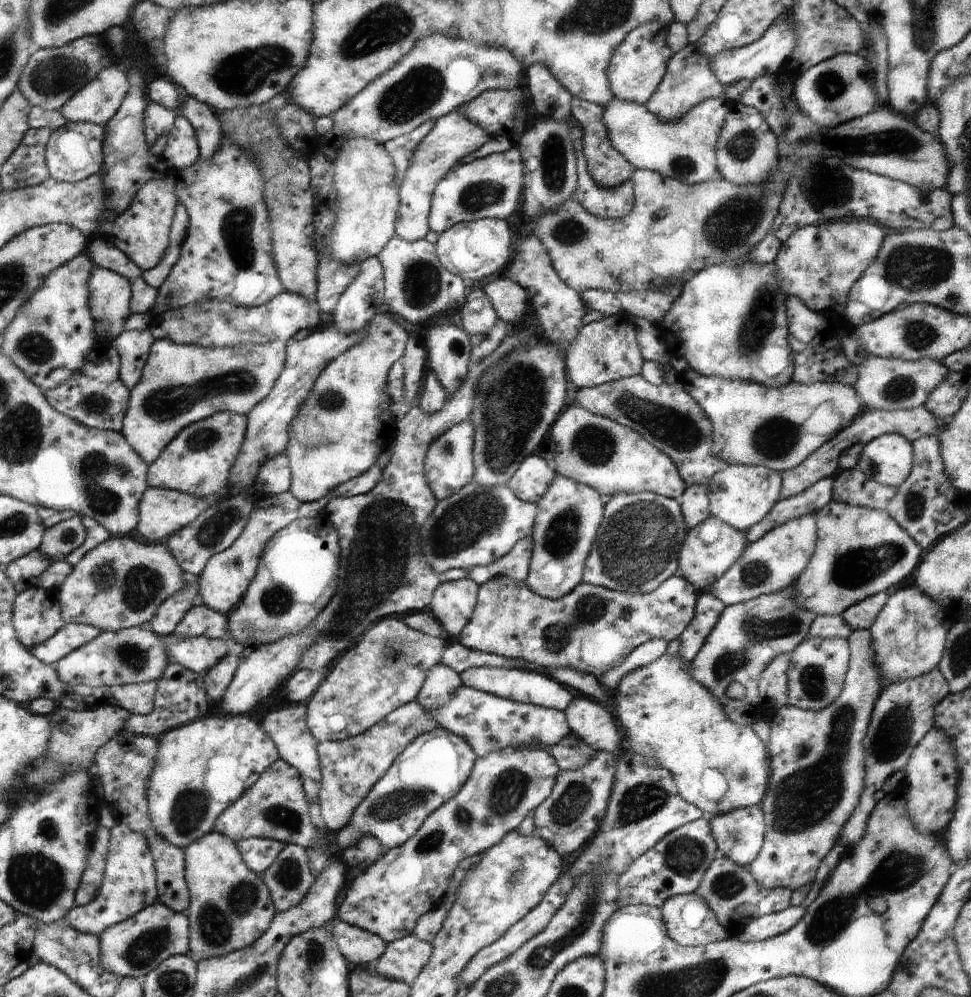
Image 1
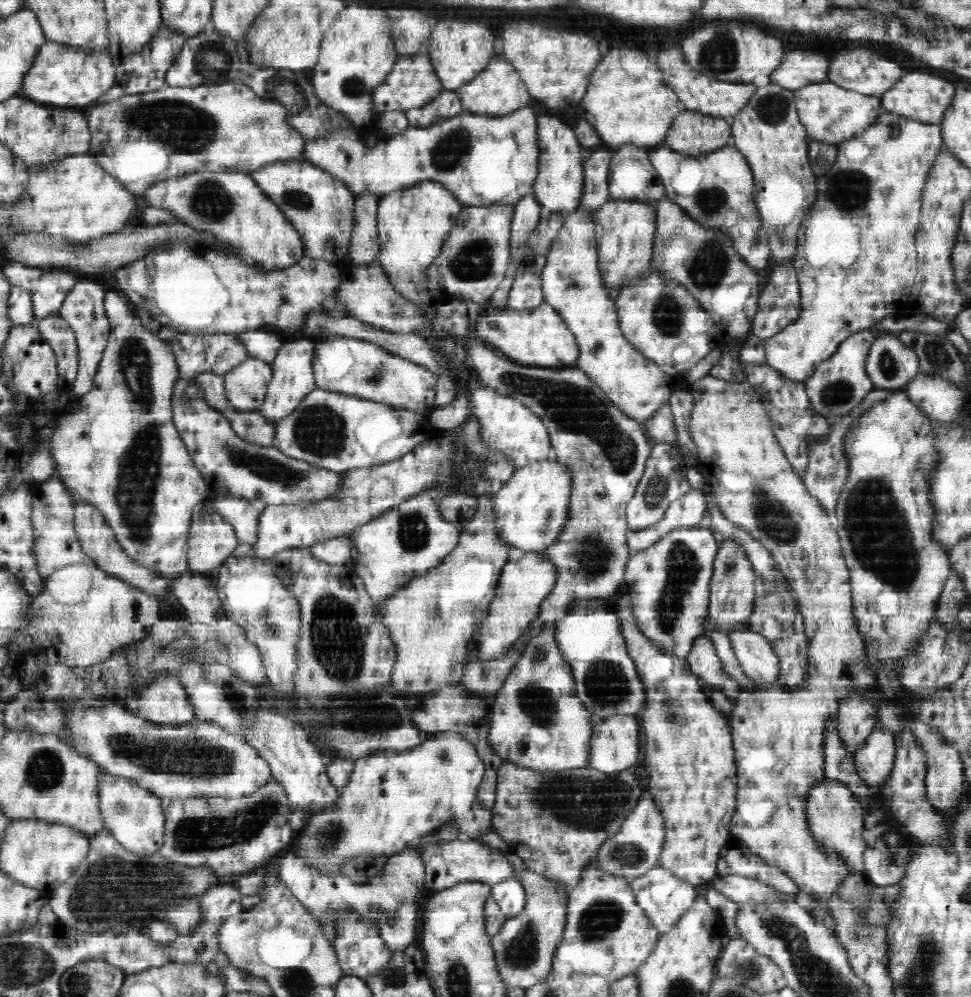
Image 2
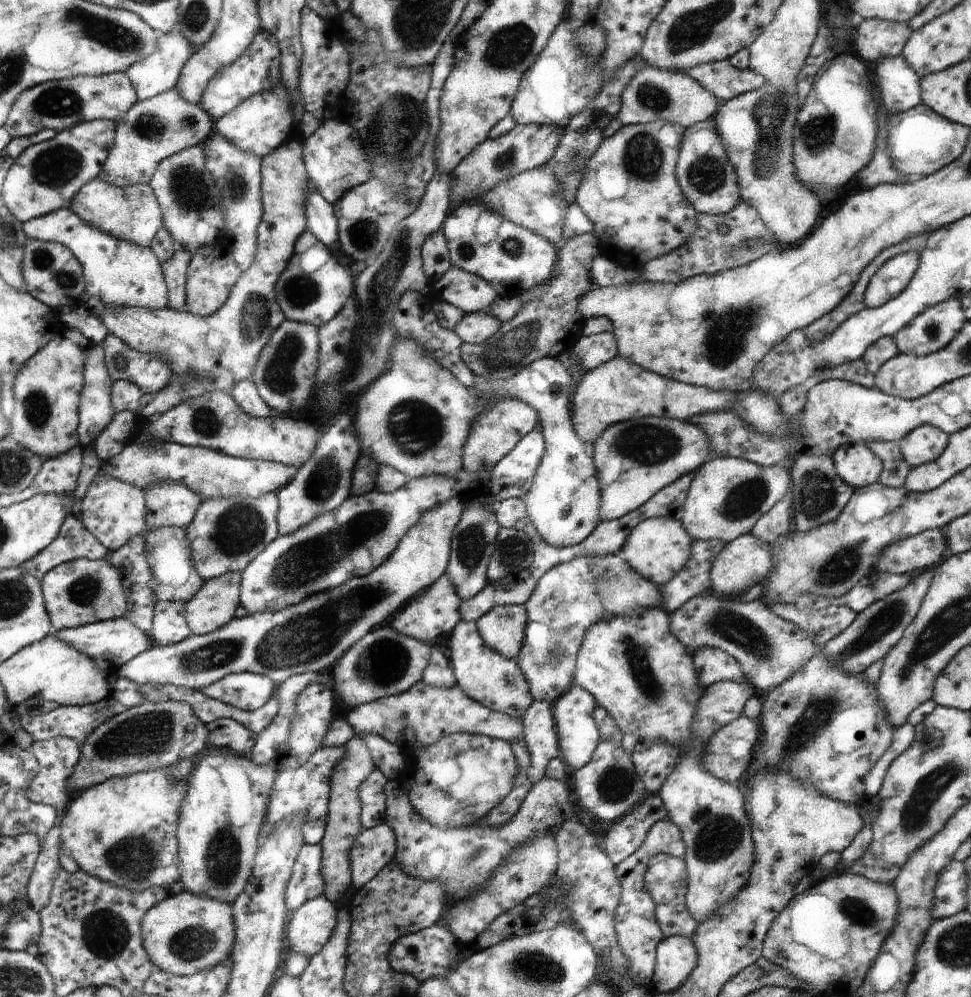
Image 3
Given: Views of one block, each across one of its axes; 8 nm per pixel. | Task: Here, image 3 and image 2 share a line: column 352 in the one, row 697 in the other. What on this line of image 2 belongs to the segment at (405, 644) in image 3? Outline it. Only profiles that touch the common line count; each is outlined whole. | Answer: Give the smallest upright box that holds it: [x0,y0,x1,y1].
[615,588,737,888]

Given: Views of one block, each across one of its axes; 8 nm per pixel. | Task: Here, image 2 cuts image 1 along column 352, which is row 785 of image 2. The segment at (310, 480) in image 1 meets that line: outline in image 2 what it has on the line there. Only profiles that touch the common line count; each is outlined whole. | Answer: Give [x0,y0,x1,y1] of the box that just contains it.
[293,731,493,876]

